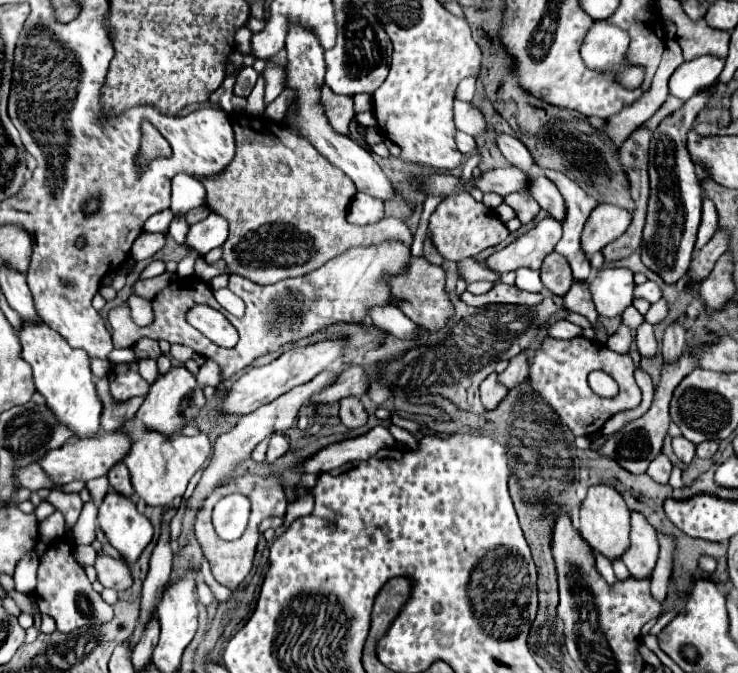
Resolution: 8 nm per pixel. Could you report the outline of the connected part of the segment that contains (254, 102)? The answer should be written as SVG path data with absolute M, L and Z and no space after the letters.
M259 77L253 91L249 97L247 97L247 114L251 116L259 116L264 113L265 105L263 105L263 87L265 87L265 81L263 81L263 77Z

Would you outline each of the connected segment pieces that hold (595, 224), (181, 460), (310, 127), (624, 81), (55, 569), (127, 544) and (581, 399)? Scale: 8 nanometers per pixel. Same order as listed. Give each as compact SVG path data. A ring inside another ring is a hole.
M597 205L591 211L581 235L581 249L585 255L591 257L607 243L619 239L631 225L631 217L633 215L627 209L615 205Z
M131 427L129 429L131 437L131 449L123 457L123 463L127 465L131 473L131 483L135 493L147 503L147 505L157 505L165 507L169 505L175 497L181 497L187 489L189 479L197 469L203 467L207 457L211 455L211 441L205 433L199 433L195 437L185 437L177 435L165 441L159 433L147 431L145 427Z
M291 27L285 49L287 49L285 89L295 93L291 105L287 107L287 113L285 113L287 127L297 129L295 131L297 135L305 137L323 157L327 157L337 169L347 173L359 191L363 191L371 197L383 199L383 201L391 199L397 193L397 189L393 187L389 177L383 173L383 169L375 163L373 155L369 151L365 151L361 145L357 145L351 137L335 131L331 127L329 119L325 117L325 107L321 105L321 87L325 85L325 61L323 61L323 51L321 51L317 37L313 37L313 33L307 33L307 29L303 29L303 27Z
M597 21L581 45L581 57L589 69L613 71L615 81L625 89L637 89L643 83L645 69L627 63L629 35L615 25Z
M65 539L53 543L41 557L35 593L41 613L51 615L61 633L71 633L77 625L103 625L113 619L113 607L91 587L83 567L73 557L73 545Z
M109 491L99 507L99 527L125 563L133 565L153 537L151 521L137 511L135 503L117 491Z
M546 337L543 347L533 357L533 363L529 367L529 377L533 383L533 391L557 411L557 415L573 431L573 435L589 437L589 433L601 431L603 423L611 415L625 411L625 409L635 409L641 403L641 389L635 383L633 369L635 369L635 365L629 355L619 355L603 343L593 343L593 341L581 339L581 337L573 339L573 341L554 343L551 337ZM595 369L609 373L617 381L619 393L615 397L607 399L607 397L599 397L591 391L591 387L587 385L587 375Z

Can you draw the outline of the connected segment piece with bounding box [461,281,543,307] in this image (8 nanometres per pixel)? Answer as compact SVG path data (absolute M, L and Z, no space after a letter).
M495 281L493 287L483 295L473 295L469 291L461 293L461 301L465 301L471 307L491 305L491 303L515 303L515 305L537 305L541 303L543 293L529 293L521 291L515 285L507 285L503 281Z

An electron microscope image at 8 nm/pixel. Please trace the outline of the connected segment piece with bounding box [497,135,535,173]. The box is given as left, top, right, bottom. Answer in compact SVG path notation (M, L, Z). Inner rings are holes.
M501 135L501 137L497 139L497 145L499 145L501 153L505 155L505 159L507 159L513 167L517 167L517 169L521 169L521 171L525 171L525 173L531 173L531 169L535 167L535 159L531 157L529 149L527 149L519 139L515 139L515 137L511 137L511 135Z

